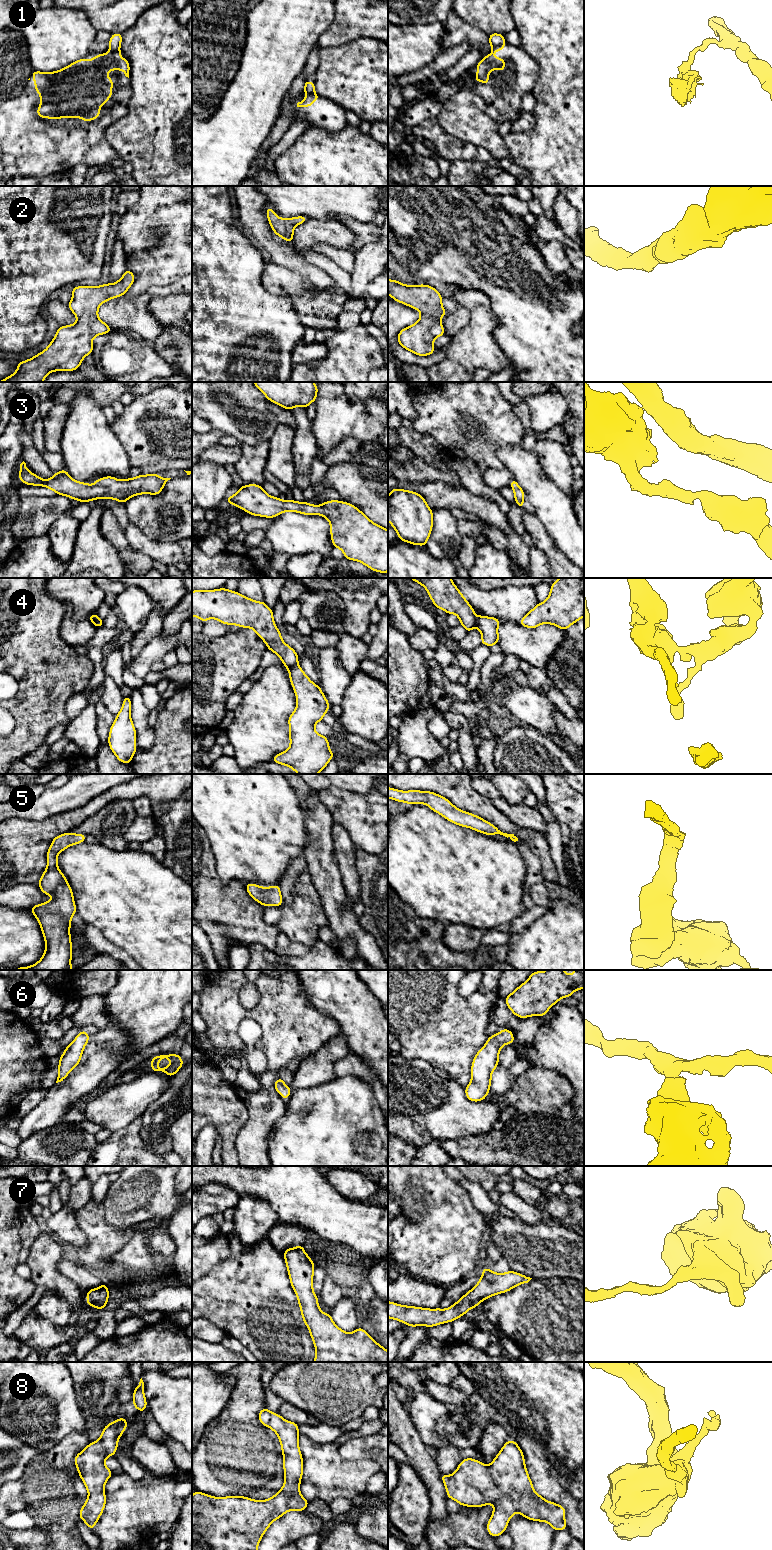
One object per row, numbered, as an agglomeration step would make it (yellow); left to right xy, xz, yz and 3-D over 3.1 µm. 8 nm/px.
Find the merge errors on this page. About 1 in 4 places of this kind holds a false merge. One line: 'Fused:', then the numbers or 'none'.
Fused: 1, 4

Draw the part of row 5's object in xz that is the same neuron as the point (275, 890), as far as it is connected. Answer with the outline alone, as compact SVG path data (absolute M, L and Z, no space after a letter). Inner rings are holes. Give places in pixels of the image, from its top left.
M247 883L245 884L245 887L248 894L262 906L282 906L283 899L279 884L276 884L272 887L260 887L259 885L253 883Z

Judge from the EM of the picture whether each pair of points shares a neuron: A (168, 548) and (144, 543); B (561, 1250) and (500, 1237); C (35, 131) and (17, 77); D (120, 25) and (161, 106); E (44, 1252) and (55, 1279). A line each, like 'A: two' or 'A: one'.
A: one
B: one
C: two
D: two
E: one

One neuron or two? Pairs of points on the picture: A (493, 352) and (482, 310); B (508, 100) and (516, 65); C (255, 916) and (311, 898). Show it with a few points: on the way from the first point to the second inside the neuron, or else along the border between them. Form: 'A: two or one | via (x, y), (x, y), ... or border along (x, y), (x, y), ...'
A: one | via (483, 342), (482, 320)
B: one | via (508, 91), (508, 74)
C: two | border along (265, 907), (263, 920), (268, 924)

